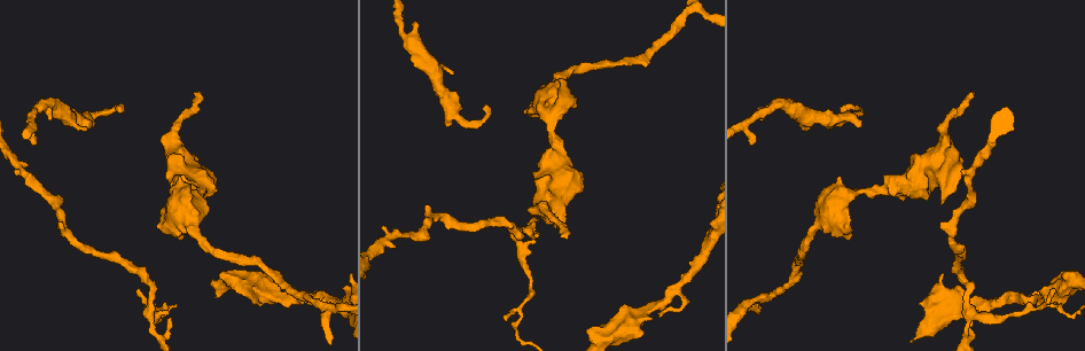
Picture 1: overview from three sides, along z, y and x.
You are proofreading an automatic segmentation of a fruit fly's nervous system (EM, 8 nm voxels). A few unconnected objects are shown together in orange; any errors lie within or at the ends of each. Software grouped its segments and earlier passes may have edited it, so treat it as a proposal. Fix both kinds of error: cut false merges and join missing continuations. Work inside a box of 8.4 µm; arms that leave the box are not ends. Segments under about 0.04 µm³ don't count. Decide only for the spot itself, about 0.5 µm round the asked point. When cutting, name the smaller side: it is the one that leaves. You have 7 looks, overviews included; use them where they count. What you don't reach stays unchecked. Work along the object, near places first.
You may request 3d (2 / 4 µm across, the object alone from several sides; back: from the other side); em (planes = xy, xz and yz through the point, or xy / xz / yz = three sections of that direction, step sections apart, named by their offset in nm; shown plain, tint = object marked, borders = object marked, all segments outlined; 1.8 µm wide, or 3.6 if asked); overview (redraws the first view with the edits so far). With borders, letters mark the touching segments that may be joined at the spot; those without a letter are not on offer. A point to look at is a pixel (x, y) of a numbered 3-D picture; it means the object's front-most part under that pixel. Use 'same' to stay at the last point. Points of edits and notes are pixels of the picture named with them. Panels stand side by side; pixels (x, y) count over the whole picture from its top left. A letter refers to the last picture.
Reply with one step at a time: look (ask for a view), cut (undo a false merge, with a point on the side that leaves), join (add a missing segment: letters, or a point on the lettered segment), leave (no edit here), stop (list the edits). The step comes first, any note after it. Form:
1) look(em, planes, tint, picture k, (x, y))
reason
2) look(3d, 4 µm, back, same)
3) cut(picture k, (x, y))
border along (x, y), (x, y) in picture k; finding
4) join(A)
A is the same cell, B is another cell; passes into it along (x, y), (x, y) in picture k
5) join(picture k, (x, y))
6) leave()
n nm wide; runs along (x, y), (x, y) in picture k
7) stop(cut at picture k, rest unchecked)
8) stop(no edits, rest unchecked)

look(3d, 2 µm, picture 1, (940, 202))
stops while still wide

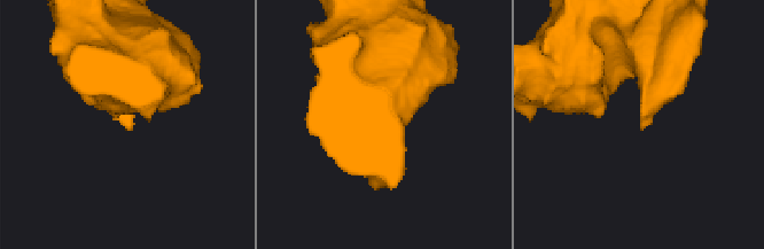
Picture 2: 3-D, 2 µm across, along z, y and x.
look(em, planes, borders, picture 2, (131, 125))

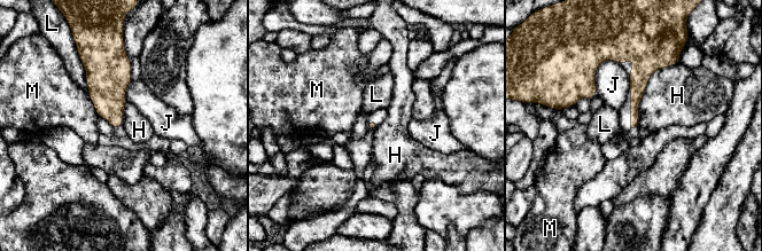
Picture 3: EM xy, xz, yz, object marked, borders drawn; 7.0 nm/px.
leave()
H, J, L and M are other cells; runs along (628, 55), (603, 60), (568, 103) in picture 3; none of them fits

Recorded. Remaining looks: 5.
look(3d, 4 µm, picture 1, (682, 307))
an open end

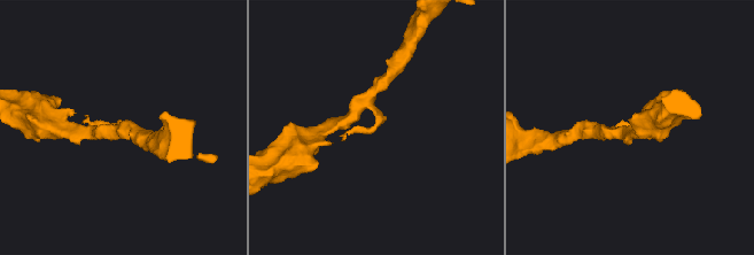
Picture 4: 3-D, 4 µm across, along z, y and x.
look(em, planes, borders, picture 4, (377, 127))

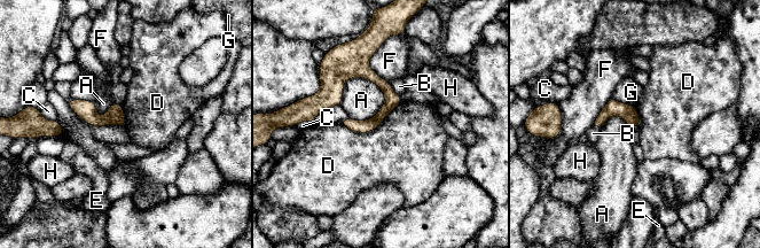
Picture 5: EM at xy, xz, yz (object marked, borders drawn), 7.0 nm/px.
leave()
D touches over 460 nm; A, B, C, D, E, F, G and H are other cells; border along (401, 100), (368, 132), (339, 122) in picture 5; none of them fits

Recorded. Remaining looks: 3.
look(3d, 2 µm, picture 1, (836, 116))

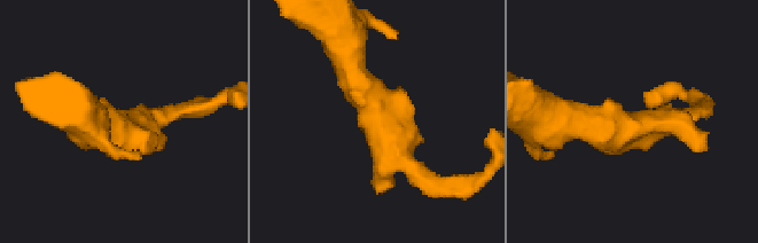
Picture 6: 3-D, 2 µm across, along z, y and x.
look(em, planes, borders, picture 6, (123, 121))

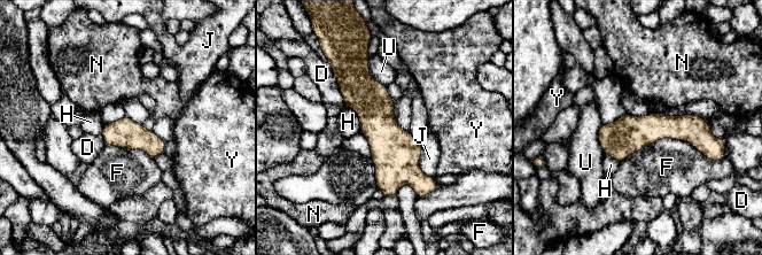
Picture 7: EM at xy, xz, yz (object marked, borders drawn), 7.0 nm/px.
leave()
200 nm wide; D, F, H, J, N, U and Y are other cells; one cell here

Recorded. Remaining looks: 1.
stop(no edits, rest unchecked)

